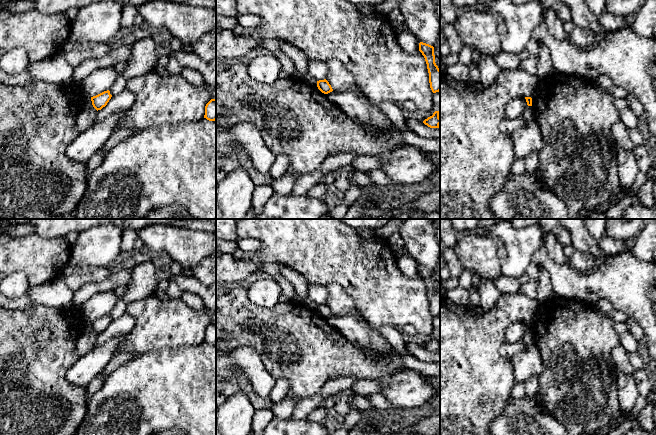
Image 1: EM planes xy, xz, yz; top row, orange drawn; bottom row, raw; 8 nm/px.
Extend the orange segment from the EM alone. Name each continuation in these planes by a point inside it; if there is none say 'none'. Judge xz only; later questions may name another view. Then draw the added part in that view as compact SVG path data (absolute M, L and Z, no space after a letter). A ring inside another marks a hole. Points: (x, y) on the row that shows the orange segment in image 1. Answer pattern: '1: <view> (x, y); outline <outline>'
none

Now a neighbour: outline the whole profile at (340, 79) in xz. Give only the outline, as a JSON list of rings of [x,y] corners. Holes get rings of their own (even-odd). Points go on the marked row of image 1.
[[[329,60],[326,63],[328,66],[328,76],[326,80],[331,85],[333,91],[344,91],[351,89],[361,93],[354,77],[345,69],[344,65],[340,61]]]

